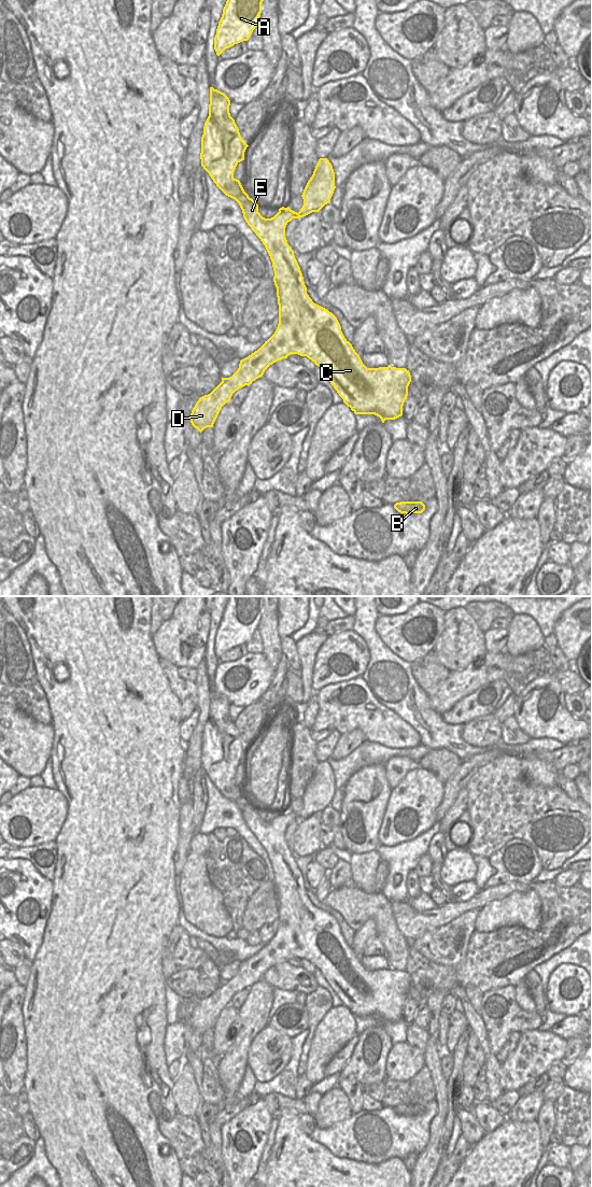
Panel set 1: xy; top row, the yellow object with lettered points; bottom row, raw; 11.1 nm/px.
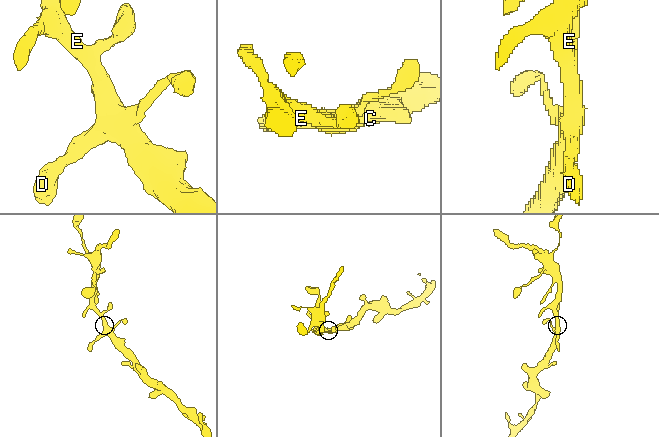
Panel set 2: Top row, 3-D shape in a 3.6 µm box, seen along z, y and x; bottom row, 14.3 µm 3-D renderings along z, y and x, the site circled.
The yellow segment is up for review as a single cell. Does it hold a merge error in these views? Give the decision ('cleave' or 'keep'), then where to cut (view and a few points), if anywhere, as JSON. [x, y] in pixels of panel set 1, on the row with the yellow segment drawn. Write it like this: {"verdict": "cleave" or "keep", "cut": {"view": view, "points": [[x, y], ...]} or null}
{"verdict": "keep", "cut": null}

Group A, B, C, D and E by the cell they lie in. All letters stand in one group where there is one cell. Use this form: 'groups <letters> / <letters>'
groups A B C D E

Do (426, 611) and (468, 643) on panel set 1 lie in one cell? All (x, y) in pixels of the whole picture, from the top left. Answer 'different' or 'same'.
different

